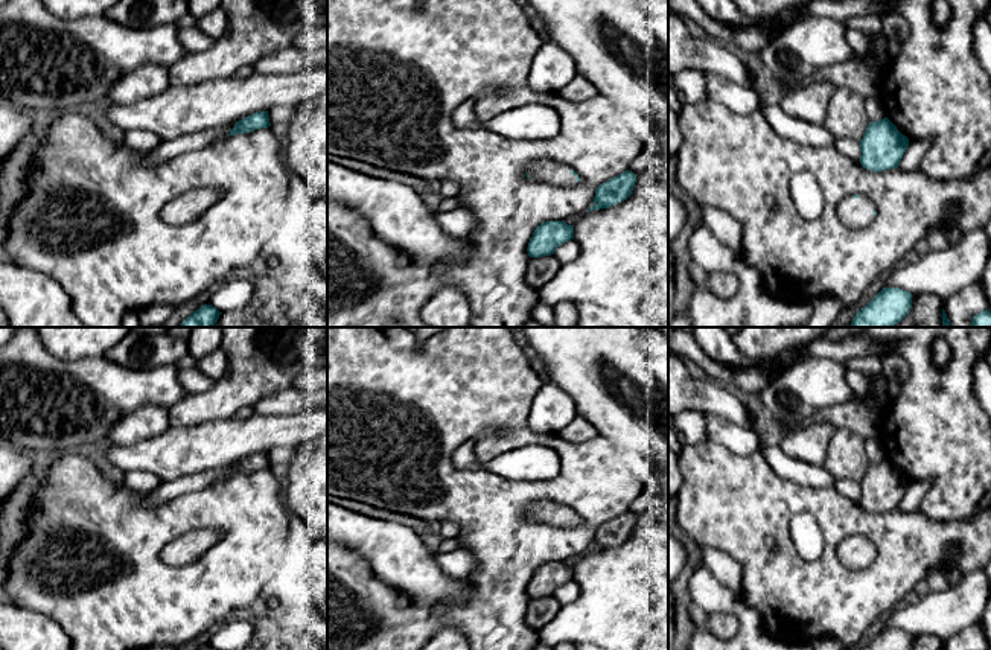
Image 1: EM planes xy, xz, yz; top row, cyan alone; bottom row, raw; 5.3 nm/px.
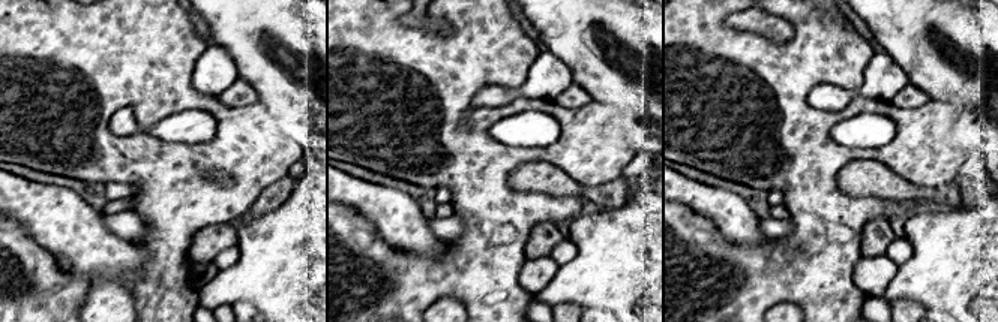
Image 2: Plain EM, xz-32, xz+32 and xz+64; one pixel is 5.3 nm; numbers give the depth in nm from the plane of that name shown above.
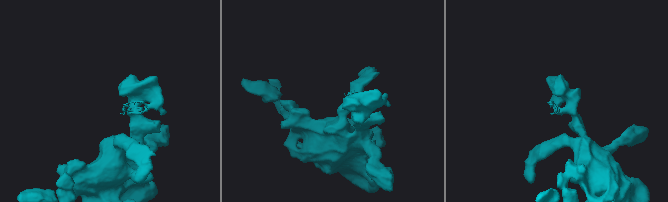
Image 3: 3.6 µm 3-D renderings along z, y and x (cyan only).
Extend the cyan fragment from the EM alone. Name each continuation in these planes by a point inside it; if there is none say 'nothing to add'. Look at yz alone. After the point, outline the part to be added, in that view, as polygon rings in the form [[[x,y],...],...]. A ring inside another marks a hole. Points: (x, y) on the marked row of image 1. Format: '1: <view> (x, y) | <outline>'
1: yz (856, 213) | [[[865,195],[843,198],[837,206],[839,219],[849,228],[863,228],[874,221],[874,204]]]

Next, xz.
1: xz (557, 174) | [[[539,160],[528,166],[528,175],[533,181],[546,181],[559,187],[571,187],[577,184],[569,167],[550,160]]]

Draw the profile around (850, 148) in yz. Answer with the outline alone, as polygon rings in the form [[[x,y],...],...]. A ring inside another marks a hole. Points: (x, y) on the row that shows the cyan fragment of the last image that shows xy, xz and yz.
[[[836,137],[833,143],[843,155],[852,158],[854,161],[860,163],[860,143],[856,140],[849,140],[845,137]]]

